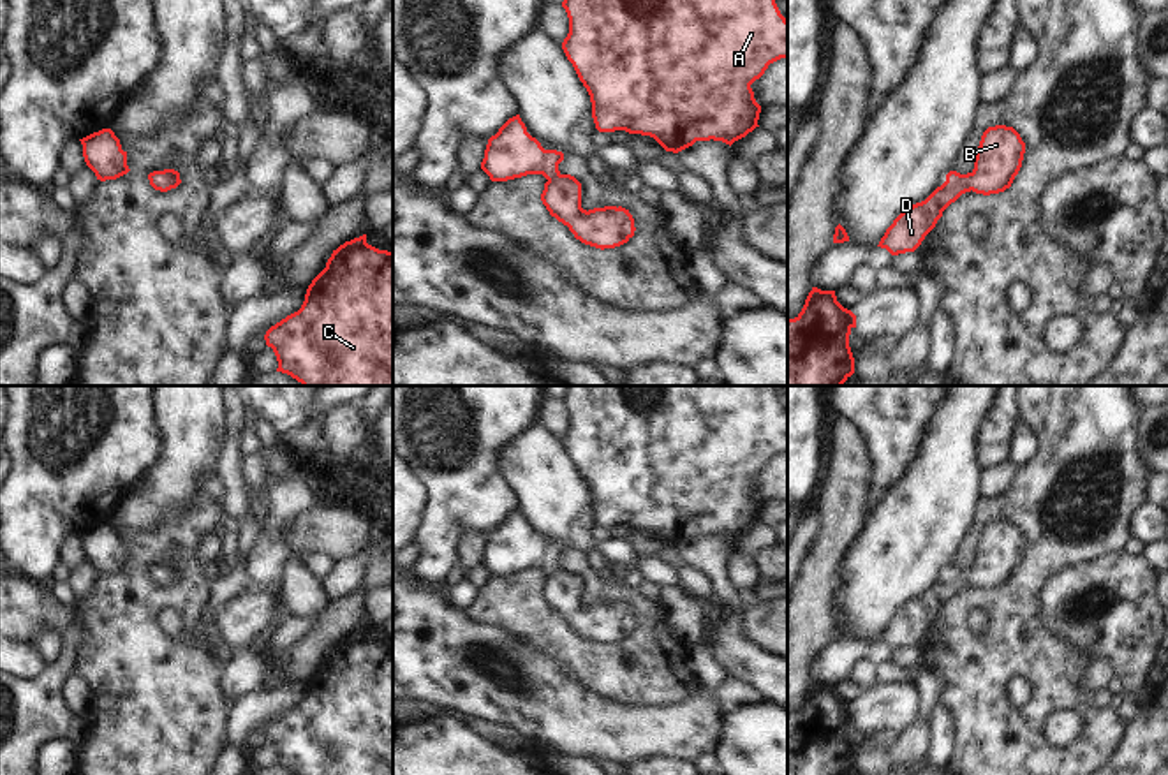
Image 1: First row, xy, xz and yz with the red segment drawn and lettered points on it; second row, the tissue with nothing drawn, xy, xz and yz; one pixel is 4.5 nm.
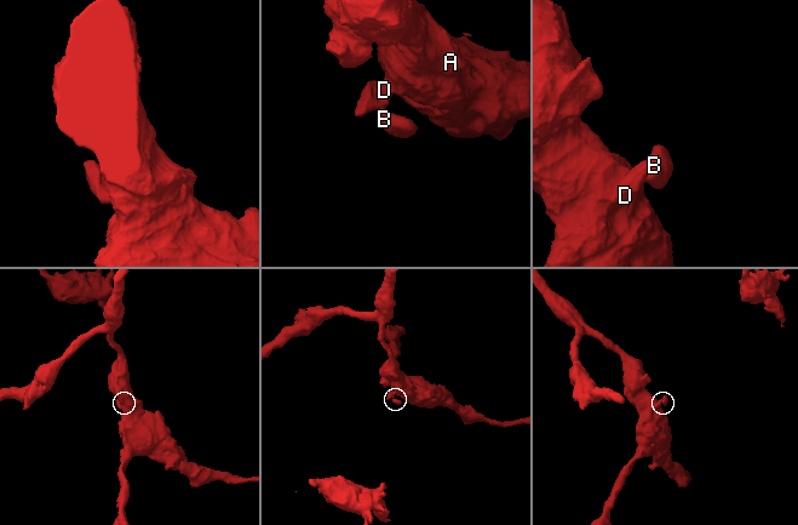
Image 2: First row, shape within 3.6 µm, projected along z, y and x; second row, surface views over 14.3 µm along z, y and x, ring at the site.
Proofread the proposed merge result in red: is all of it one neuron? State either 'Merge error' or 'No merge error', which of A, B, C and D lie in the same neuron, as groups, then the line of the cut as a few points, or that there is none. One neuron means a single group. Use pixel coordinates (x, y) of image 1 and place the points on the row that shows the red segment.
No merge error. Groups: A B C D. No split

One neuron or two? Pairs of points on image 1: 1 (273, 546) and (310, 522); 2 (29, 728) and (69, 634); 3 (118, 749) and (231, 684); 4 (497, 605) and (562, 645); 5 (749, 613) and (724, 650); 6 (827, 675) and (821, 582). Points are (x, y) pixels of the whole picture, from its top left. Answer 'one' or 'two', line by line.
1: two
2: one
3: two
4: one
5: two
6: two

